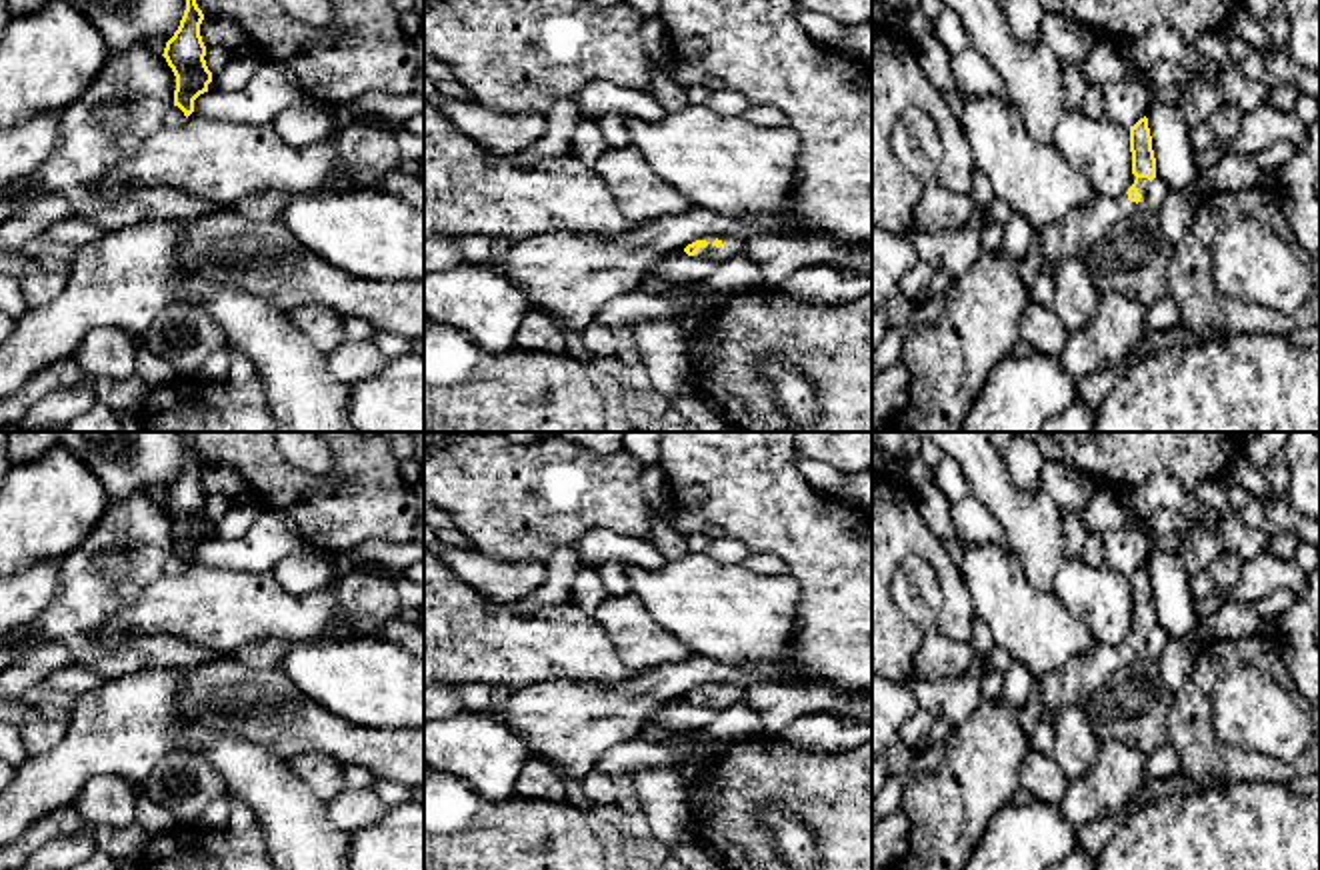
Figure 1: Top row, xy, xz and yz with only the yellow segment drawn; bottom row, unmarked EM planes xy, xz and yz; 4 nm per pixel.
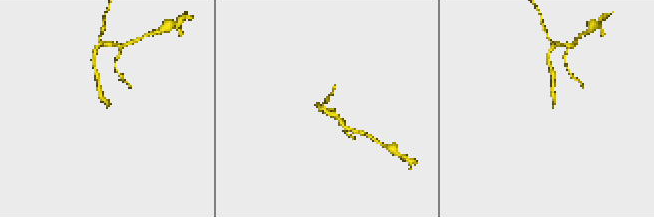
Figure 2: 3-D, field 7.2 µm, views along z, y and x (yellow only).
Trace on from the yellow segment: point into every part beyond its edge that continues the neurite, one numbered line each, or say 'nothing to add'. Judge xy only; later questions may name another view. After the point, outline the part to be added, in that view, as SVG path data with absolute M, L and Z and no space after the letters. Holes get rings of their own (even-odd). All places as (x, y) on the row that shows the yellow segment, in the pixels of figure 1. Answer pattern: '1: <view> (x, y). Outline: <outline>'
nothing to add

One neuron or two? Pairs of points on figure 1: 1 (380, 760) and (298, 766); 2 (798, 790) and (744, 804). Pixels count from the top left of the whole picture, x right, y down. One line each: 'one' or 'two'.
1: two
2: one

